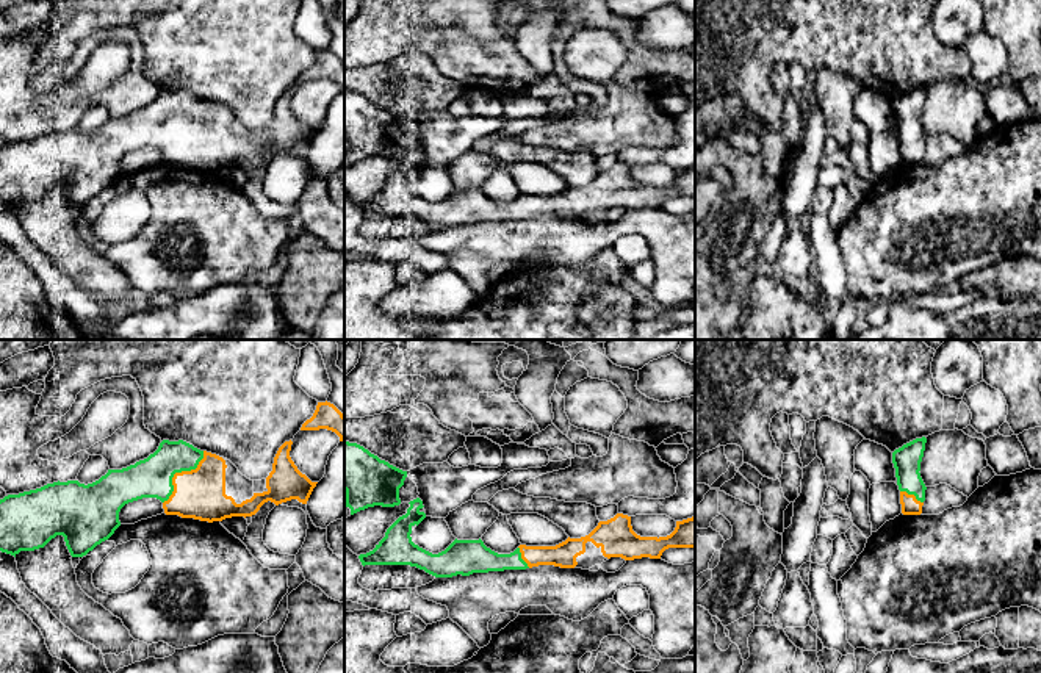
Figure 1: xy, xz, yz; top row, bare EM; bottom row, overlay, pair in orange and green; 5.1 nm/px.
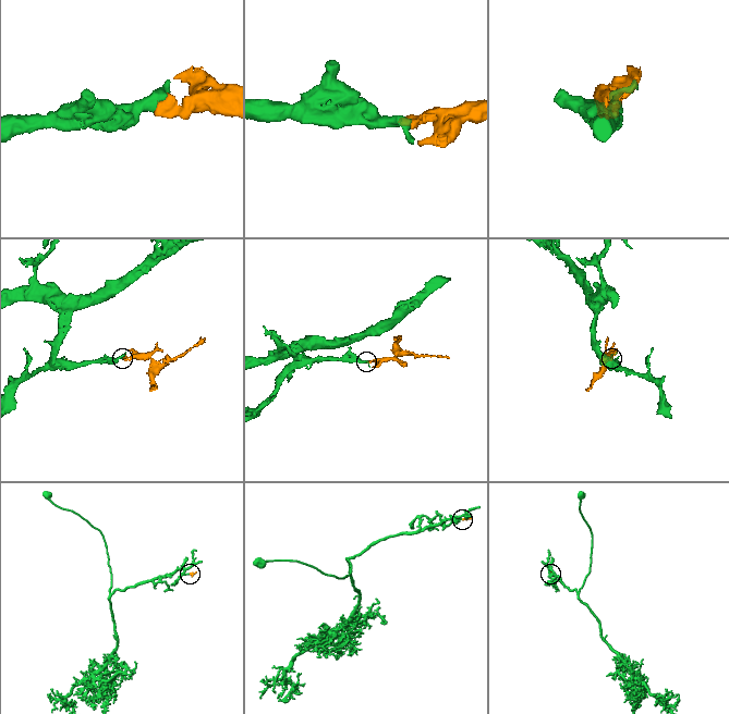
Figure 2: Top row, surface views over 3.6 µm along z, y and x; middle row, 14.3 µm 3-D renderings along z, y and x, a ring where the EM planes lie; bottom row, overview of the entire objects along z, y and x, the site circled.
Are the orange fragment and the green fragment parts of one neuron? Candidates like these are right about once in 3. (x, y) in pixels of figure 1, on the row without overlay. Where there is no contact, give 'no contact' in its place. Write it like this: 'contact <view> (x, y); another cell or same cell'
contact xy (179, 122); same cell

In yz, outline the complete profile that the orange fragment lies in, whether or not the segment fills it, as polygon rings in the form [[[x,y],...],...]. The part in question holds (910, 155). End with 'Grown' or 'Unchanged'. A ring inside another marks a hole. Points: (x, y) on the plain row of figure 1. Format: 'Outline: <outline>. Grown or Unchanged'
Outline: [[[916,88],[892,102],[900,153],[903,164],[920,164],[925,150],[925,133],[920,127],[920,111],[927,88]]]. Grown

